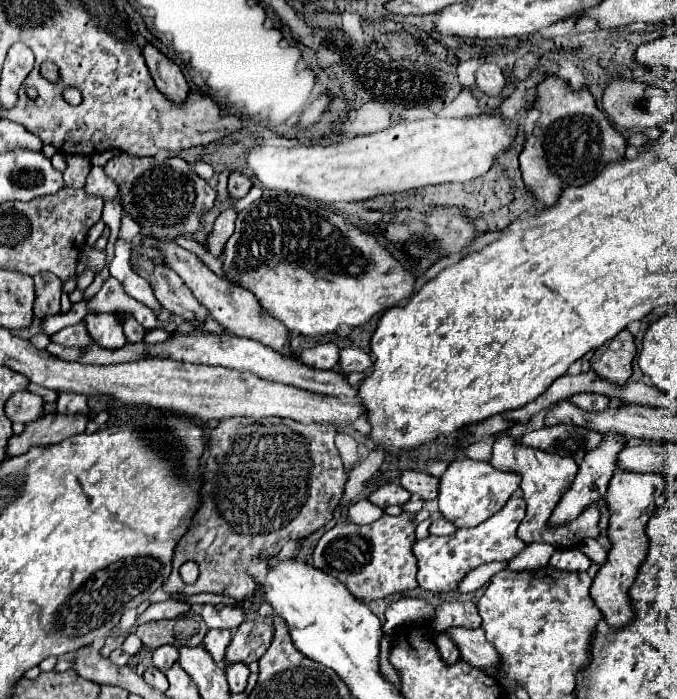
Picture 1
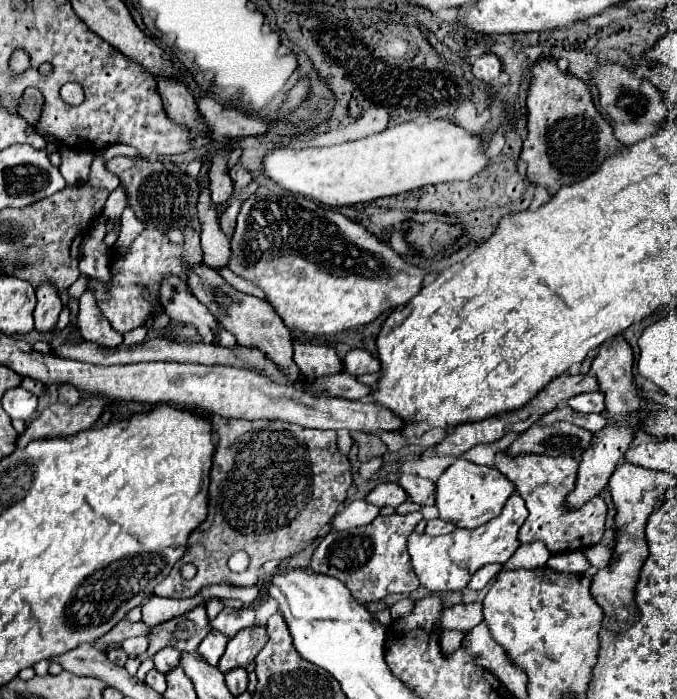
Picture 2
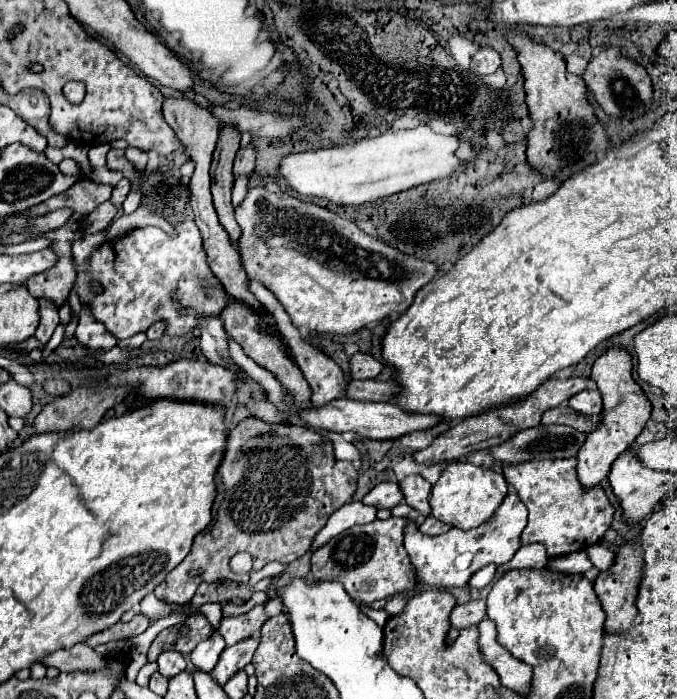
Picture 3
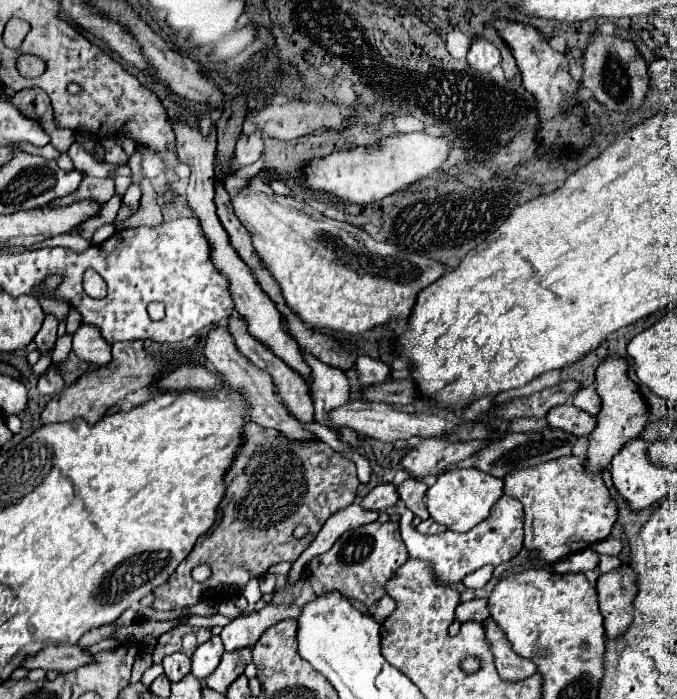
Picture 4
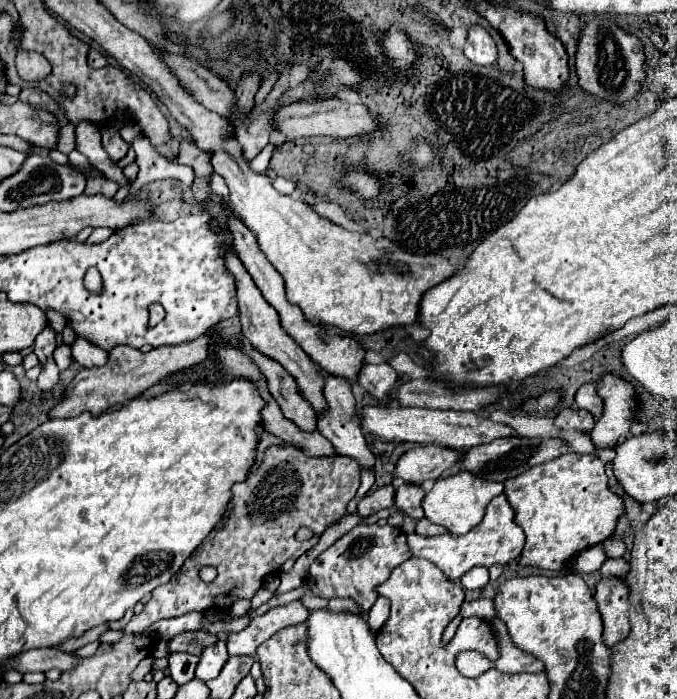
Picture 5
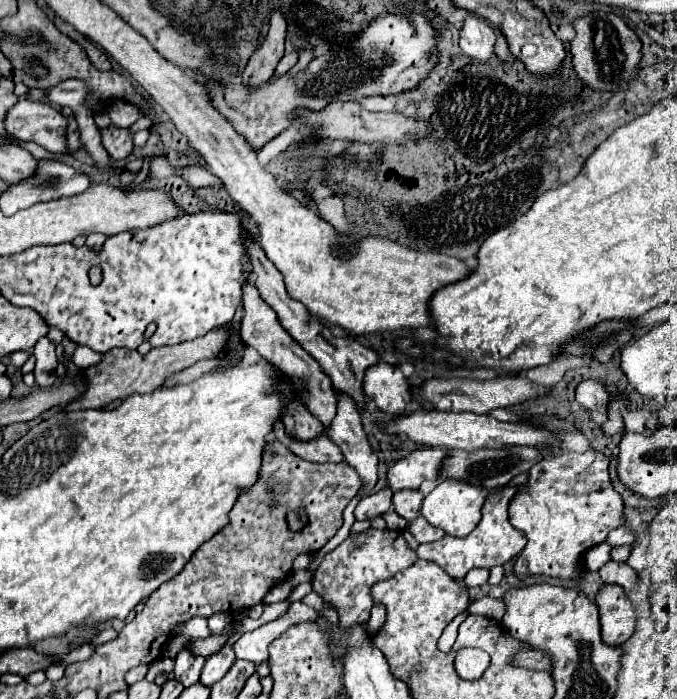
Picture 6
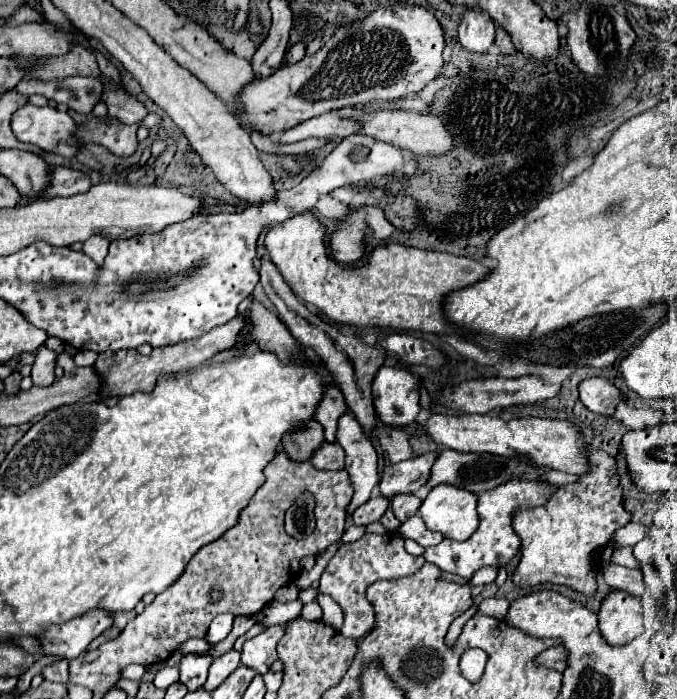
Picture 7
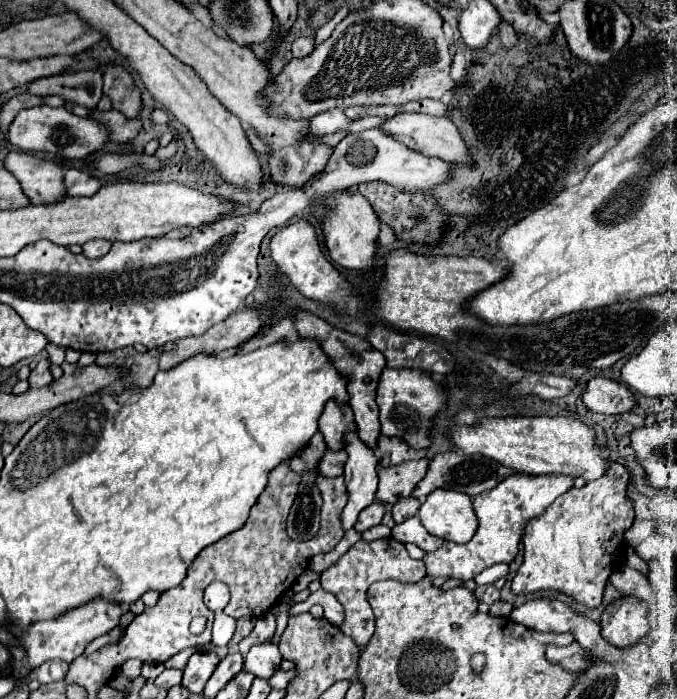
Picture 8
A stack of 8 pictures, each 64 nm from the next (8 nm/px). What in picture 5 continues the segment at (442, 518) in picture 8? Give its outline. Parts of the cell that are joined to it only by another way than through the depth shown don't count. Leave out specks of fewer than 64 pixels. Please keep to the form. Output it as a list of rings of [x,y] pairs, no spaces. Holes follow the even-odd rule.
[[[462,470],[462,472],[456,472],[452,476],[436,480],[432,490],[424,496],[422,508],[424,508],[424,514],[430,522],[436,522],[436,524],[444,526],[452,534],[466,534],[476,524],[482,522],[486,506],[492,502],[492,498],[502,494],[502,490],[504,490],[504,484],[484,480],[480,476],[474,476],[472,472]]]

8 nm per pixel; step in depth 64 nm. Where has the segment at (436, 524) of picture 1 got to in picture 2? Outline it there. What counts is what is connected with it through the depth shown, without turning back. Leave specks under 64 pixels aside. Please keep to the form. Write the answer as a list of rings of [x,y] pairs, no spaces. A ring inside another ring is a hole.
[[[428,520],[428,526],[426,526],[426,534],[430,536],[440,536],[440,534],[450,534],[456,526],[452,522],[444,522],[444,520]]]

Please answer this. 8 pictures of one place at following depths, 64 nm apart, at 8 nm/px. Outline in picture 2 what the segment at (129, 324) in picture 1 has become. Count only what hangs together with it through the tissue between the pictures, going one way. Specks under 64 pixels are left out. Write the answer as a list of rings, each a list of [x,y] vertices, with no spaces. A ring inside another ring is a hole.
[[[144,326],[134,328],[132,332],[126,332],[126,334],[124,334],[124,342],[126,342],[126,344],[140,344],[140,342],[144,342],[146,334],[148,334],[148,330],[146,330]]]

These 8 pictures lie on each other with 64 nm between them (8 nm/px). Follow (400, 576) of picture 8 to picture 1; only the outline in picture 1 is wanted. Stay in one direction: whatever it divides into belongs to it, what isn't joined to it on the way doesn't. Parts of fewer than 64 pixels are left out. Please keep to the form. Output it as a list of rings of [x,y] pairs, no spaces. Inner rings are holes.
[[[426,510],[416,514],[402,512],[400,516],[384,514],[372,524],[358,526],[354,522],[338,522],[328,530],[314,548],[314,566],[326,574],[338,578],[358,600],[378,600],[394,592],[414,590],[416,582],[416,556],[412,544],[416,542],[416,526],[430,518]]]

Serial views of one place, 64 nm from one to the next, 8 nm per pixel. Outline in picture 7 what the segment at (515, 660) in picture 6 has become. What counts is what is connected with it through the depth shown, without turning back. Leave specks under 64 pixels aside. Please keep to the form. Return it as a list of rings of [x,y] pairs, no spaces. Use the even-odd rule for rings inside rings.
[[[548,648],[536,656],[536,664],[560,672],[566,668],[566,654],[562,648]]]

